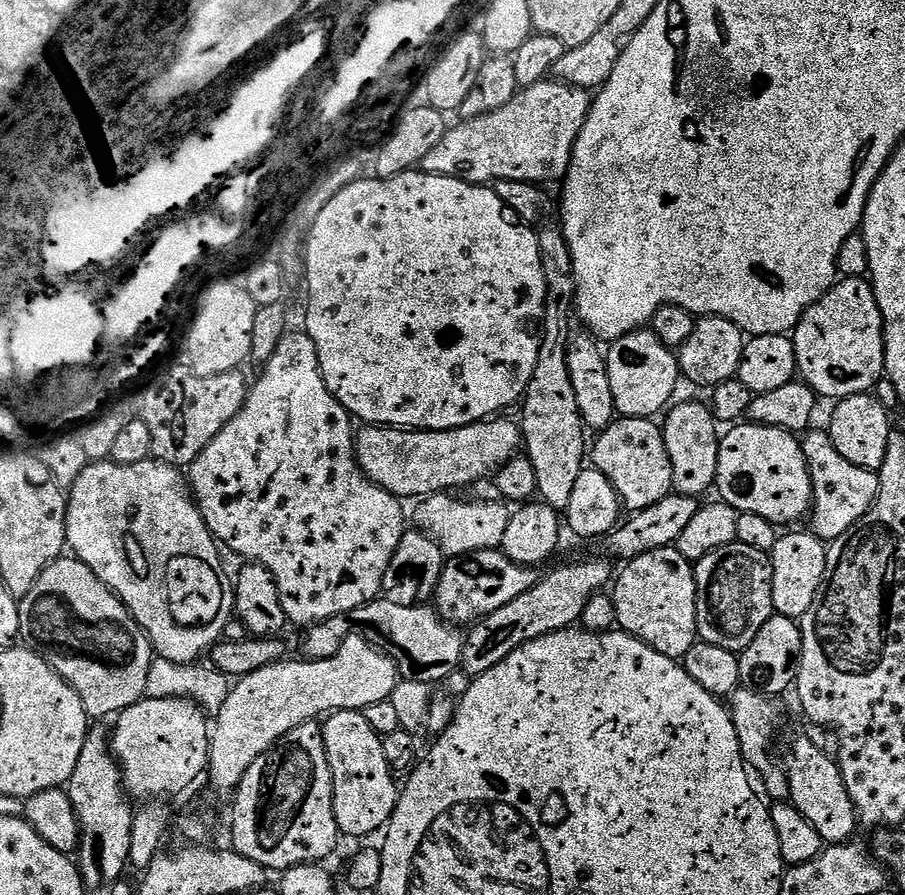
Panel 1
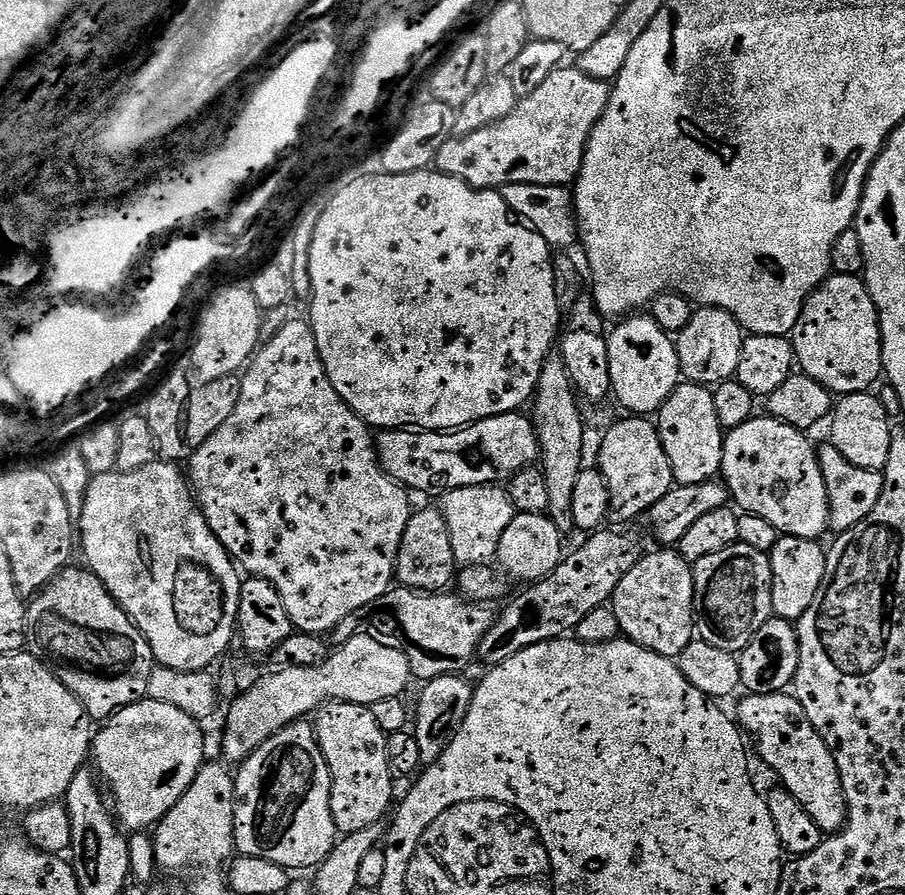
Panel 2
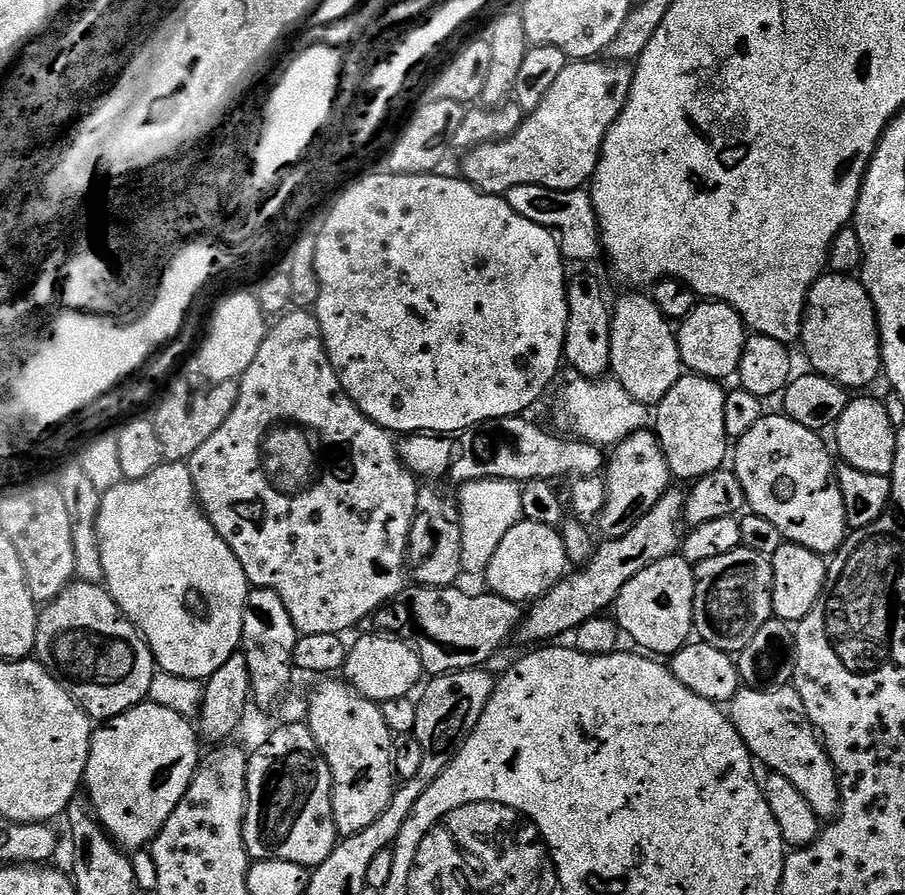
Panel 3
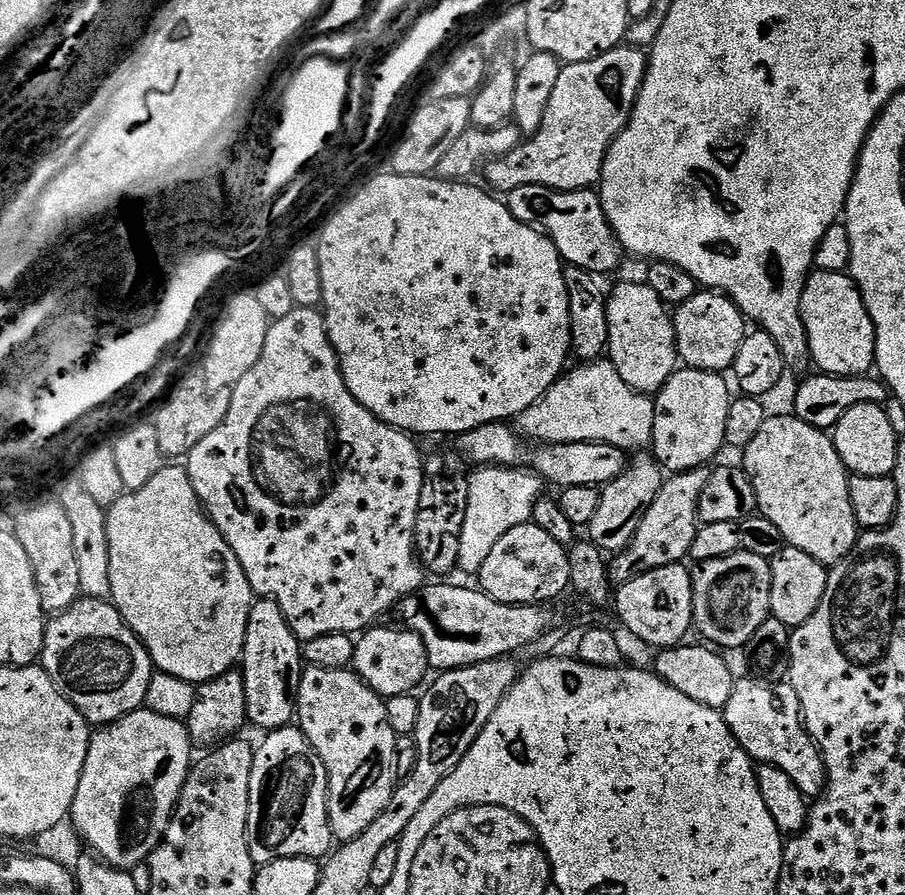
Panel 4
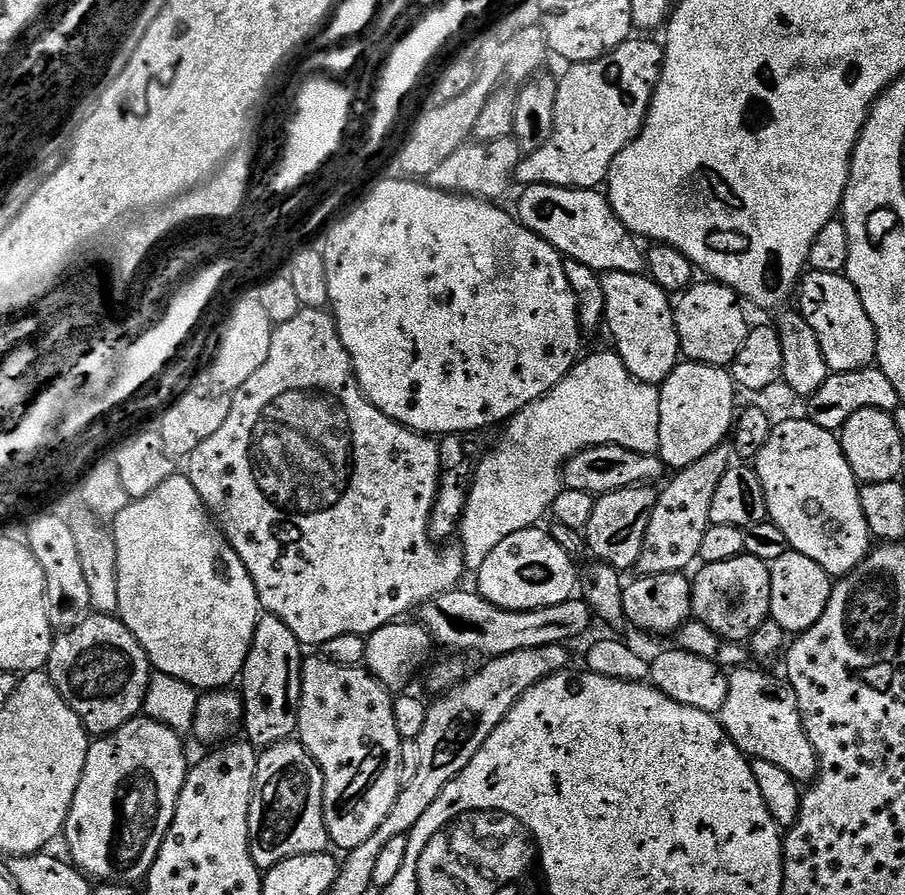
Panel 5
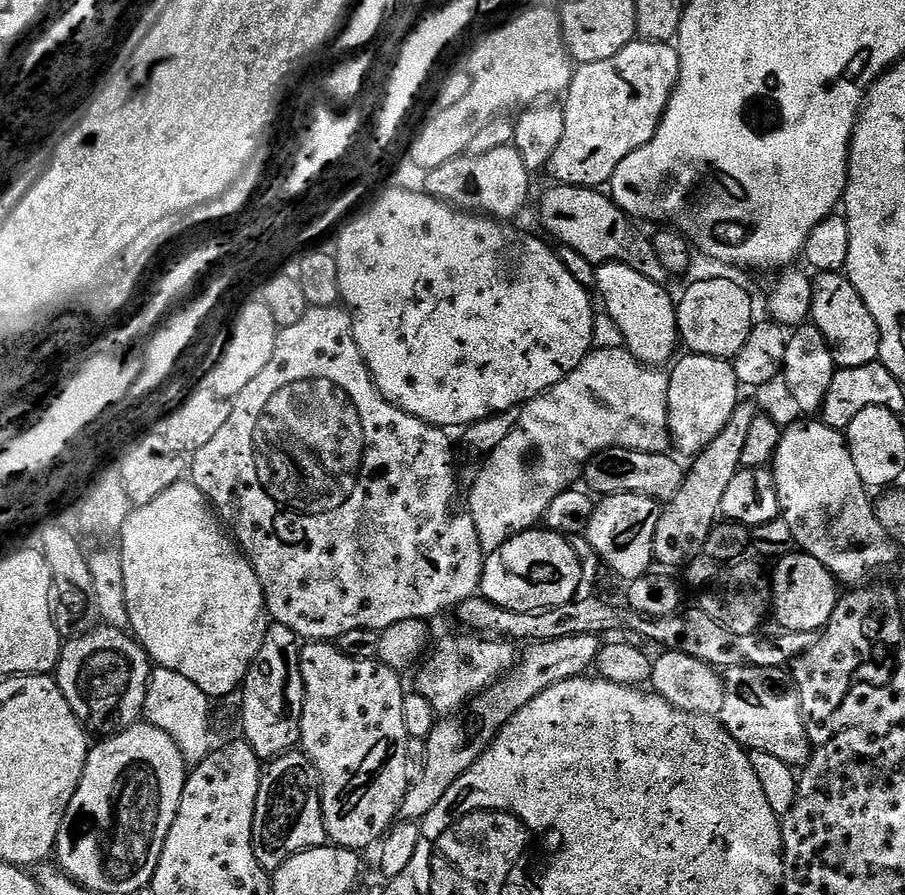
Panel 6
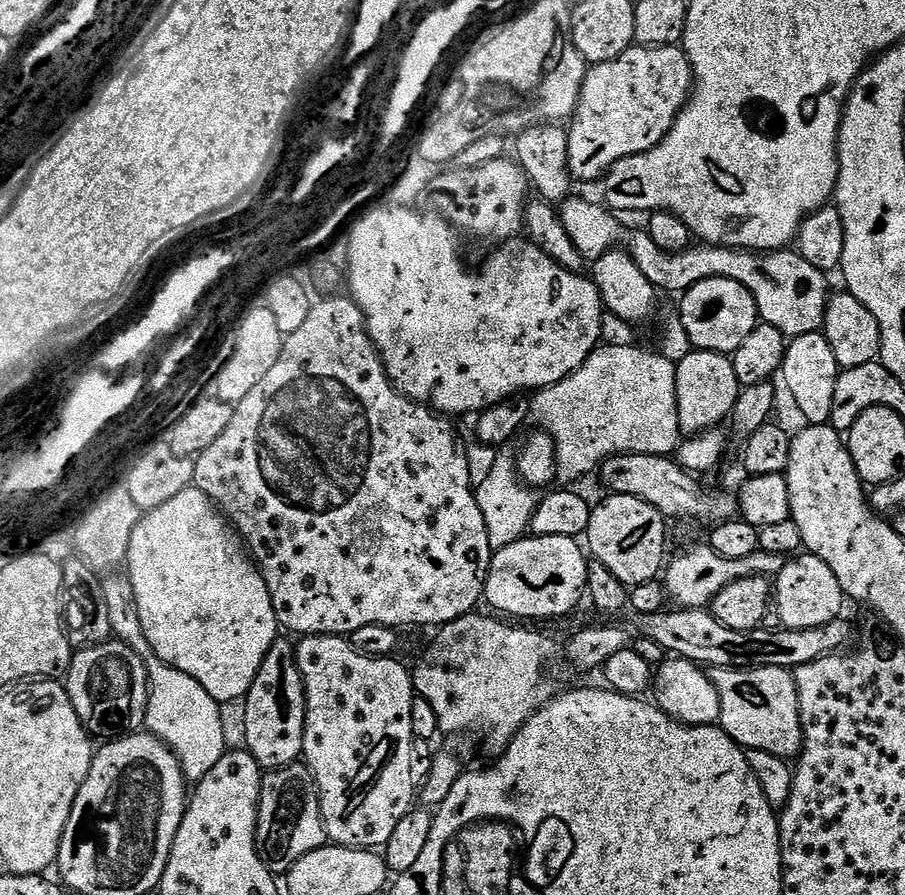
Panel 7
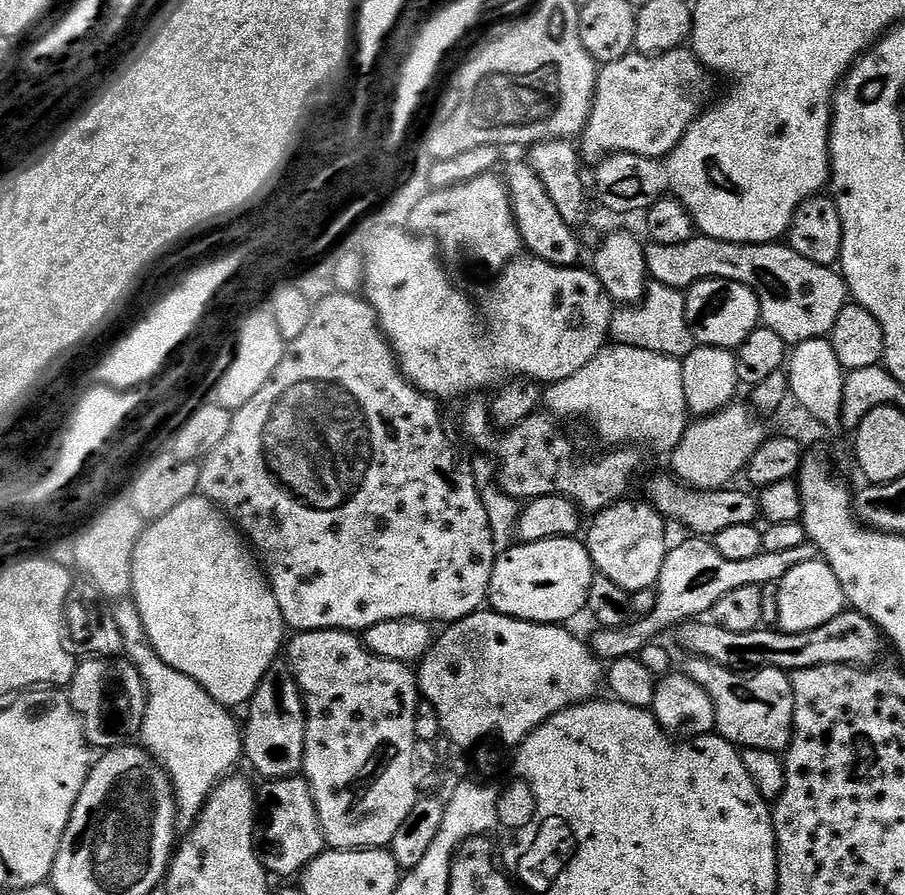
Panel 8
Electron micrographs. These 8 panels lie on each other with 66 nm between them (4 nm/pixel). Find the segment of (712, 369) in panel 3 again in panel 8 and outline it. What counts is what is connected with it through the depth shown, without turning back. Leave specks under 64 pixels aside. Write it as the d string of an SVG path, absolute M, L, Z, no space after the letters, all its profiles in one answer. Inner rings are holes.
M700 280L687 289L684 297L685 322L688 323L691 339L706 348L726 348L735 350L761 323L758 298L750 286L742 286L733 280Z

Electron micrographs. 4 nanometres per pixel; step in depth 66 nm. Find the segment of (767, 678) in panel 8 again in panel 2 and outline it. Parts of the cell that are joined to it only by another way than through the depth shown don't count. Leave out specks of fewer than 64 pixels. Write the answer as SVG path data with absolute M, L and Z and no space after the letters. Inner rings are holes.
M787 691L774 694L751 694L743 697L740 704L738 724L741 729L756 743L756 752L764 759L768 768L773 768L780 775L779 783L802 806L806 814L818 822L825 834L840 831L848 818L848 807L842 790L842 774L838 774L838 762L834 762L834 754L826 746L826 742L814 730L810 718L806 718L806 710L796 701L795 695Z

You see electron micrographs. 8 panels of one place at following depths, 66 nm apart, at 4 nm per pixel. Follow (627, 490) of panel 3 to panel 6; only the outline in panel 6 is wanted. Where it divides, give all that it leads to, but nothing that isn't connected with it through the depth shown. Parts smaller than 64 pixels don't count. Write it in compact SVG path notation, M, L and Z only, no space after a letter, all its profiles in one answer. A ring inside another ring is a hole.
M614 494L603 497L596 504L586 533L590 546L600 556L603 567L621 576L624 582L649 575L653 567L654 530L658 526L657 501L642 494Z

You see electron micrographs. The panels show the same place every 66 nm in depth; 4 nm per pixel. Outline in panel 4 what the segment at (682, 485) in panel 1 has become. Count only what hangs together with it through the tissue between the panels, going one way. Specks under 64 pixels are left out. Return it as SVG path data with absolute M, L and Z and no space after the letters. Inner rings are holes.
M684 366L673 372L672 377L655 393L654 434L650 452L665 473L689 472L711 465L711 460L719 454L720 448L725 447L726 414L730 414L730 402L734 396L733 393L728 393L728 384L724 379L725 377L718 372Z

